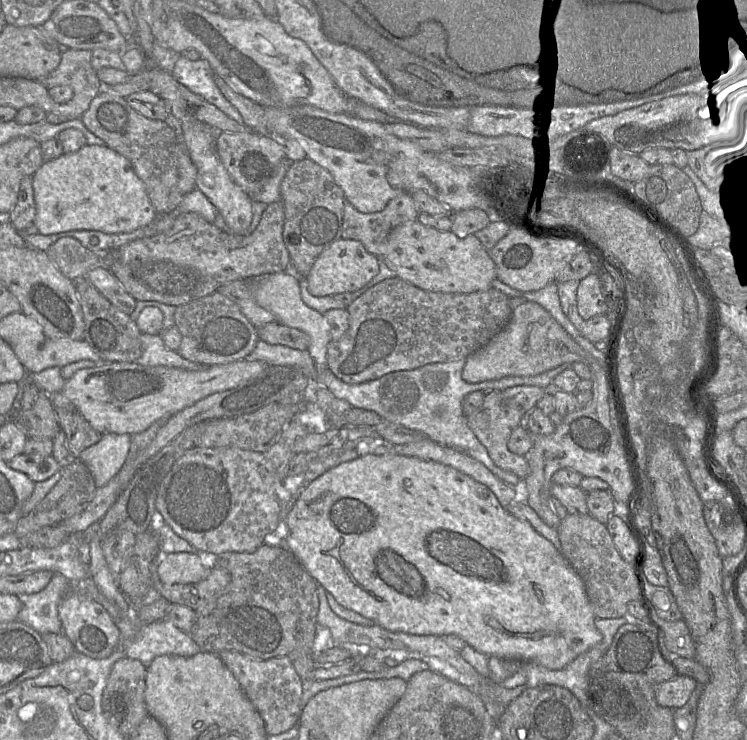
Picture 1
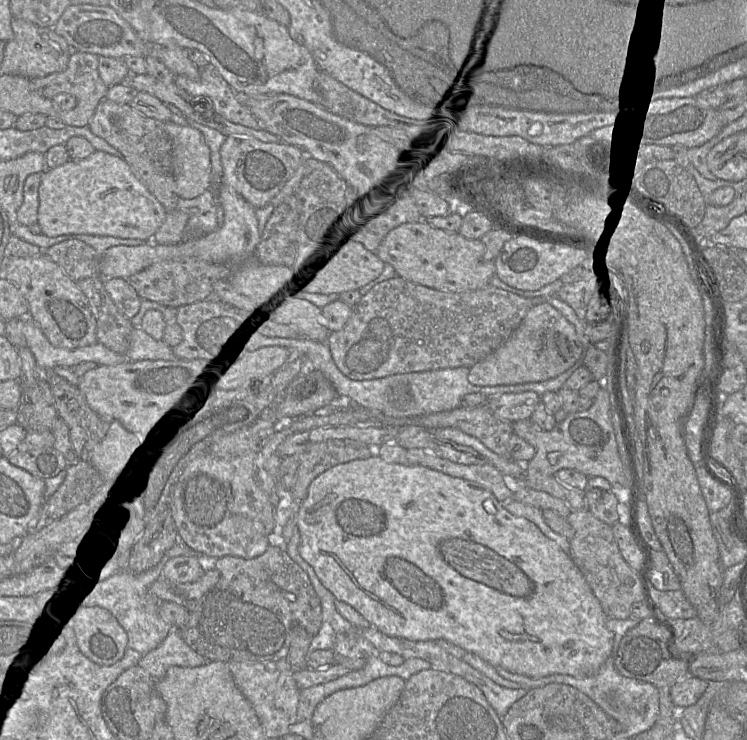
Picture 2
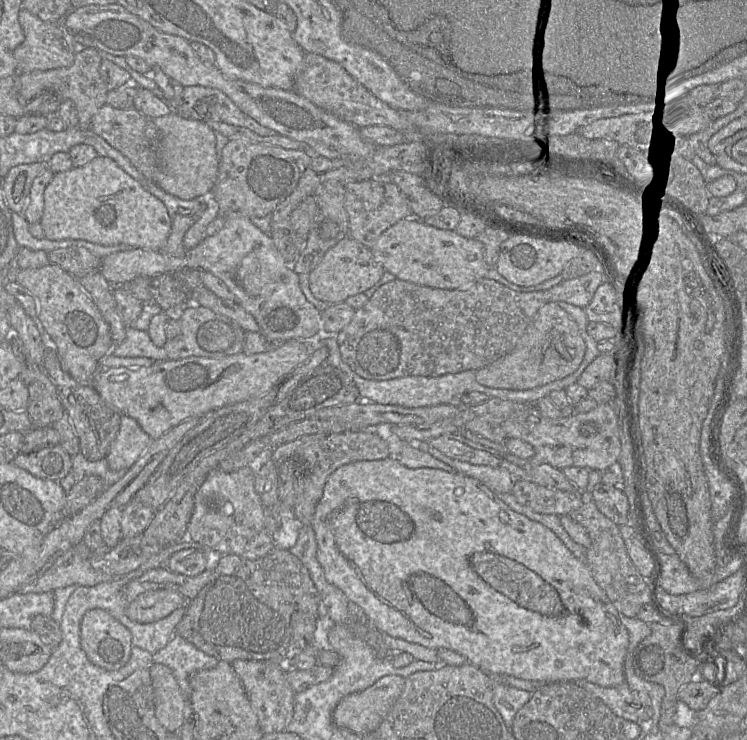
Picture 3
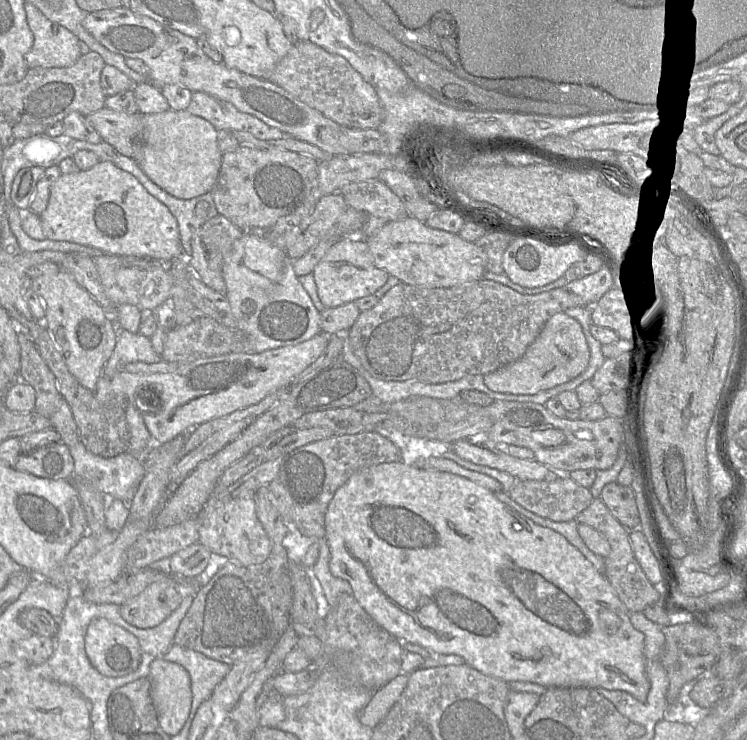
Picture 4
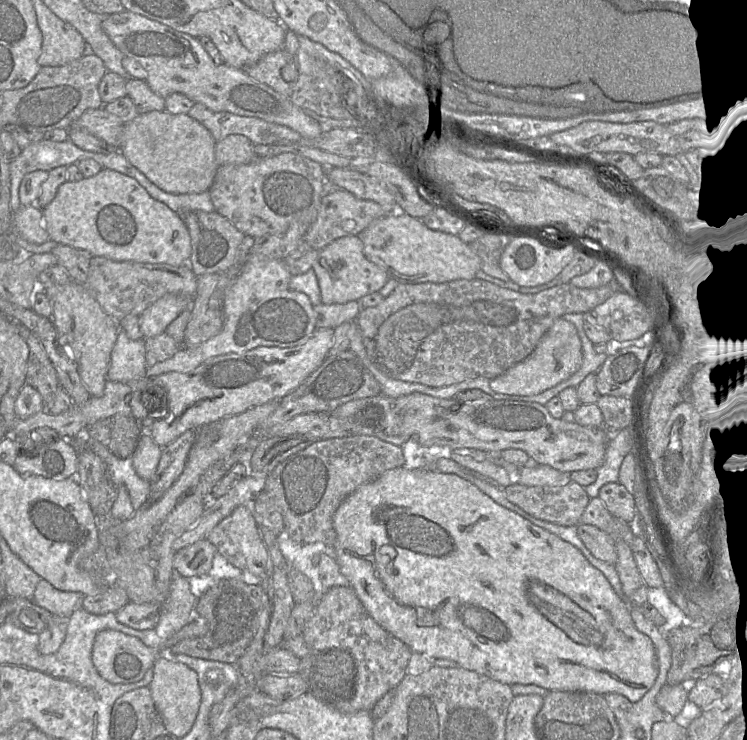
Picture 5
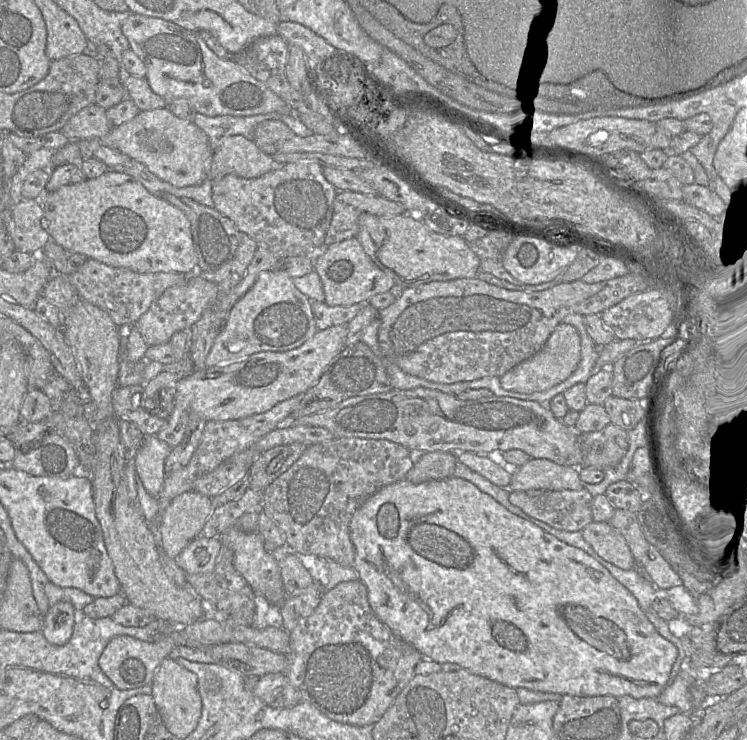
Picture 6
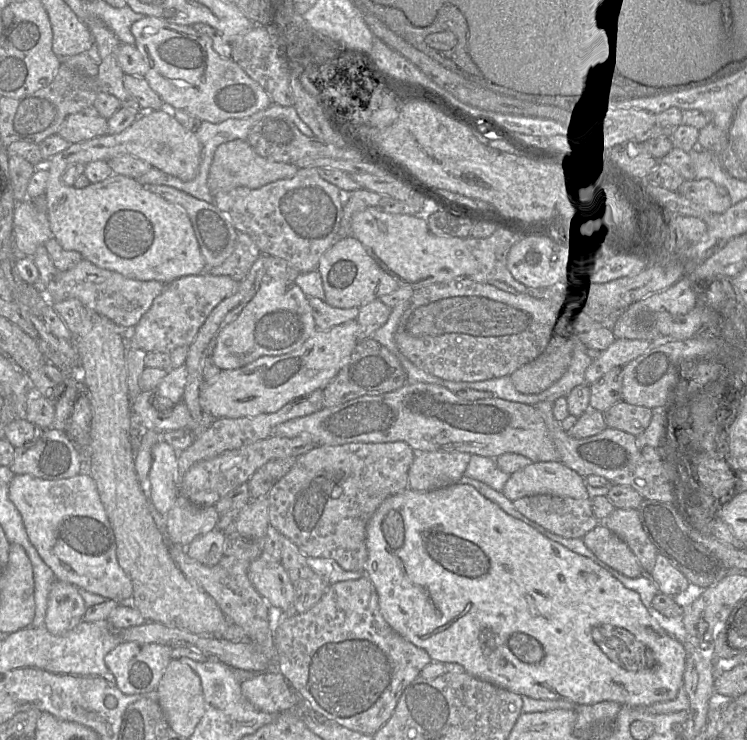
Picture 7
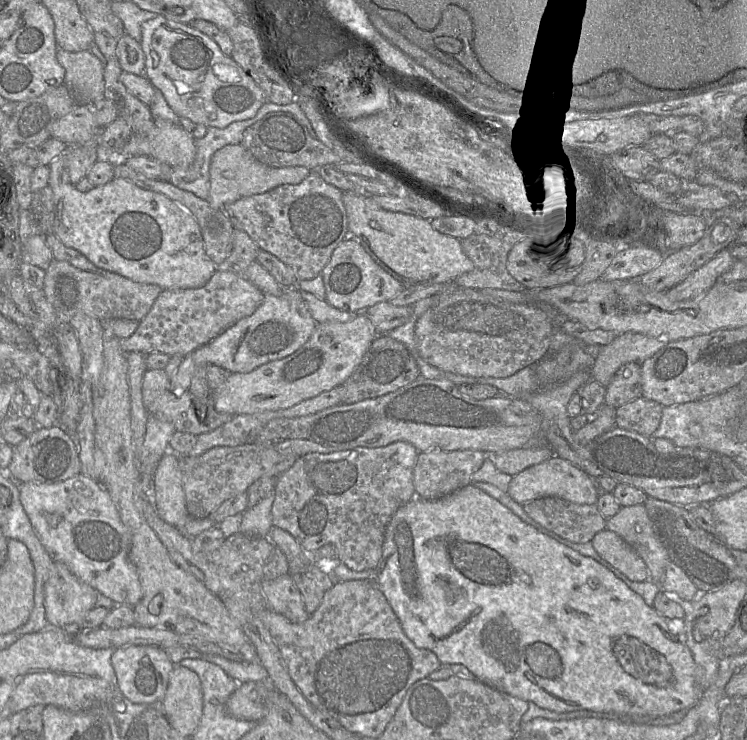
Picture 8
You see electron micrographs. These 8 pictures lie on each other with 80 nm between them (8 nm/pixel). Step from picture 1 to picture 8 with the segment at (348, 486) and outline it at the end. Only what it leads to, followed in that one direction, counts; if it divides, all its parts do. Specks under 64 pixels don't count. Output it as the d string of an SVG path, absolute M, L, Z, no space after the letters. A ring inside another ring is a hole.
M472 484L435 500L413 498L396 511L385 531L382 558L374 583L397 616L403 632L417 648L433 652L441 665L463 665L478 681L541 708L557 713L589 710L600 713L596 718L607 719L660 717L692 708L703 695L695 680L696 664L686 644L685 634L672 634L666 618L648 606L640 595L605 566L538 532Z

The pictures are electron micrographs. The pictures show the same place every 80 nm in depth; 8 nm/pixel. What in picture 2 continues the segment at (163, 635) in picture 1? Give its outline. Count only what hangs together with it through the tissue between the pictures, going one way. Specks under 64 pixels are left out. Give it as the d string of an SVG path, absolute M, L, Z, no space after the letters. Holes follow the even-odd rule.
M173 628L159 645L143 653L138 664L153 679L158 680L171 666L197 667L206 662L201 654L185 642L180 631Z

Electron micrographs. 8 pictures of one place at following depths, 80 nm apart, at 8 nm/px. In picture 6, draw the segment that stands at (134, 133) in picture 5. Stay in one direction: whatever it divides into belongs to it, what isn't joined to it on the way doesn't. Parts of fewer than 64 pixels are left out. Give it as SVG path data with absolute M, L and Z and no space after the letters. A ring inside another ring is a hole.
M168 107L141 111L132 120L112 127L101 138L69 141L52 157L52 168L64 164L80 164L93 157L94 150L104 145L114 148L131 159L144 164L159 179L182 188L198 185L209 176L214 151L206 133L194 122L173 115Z

